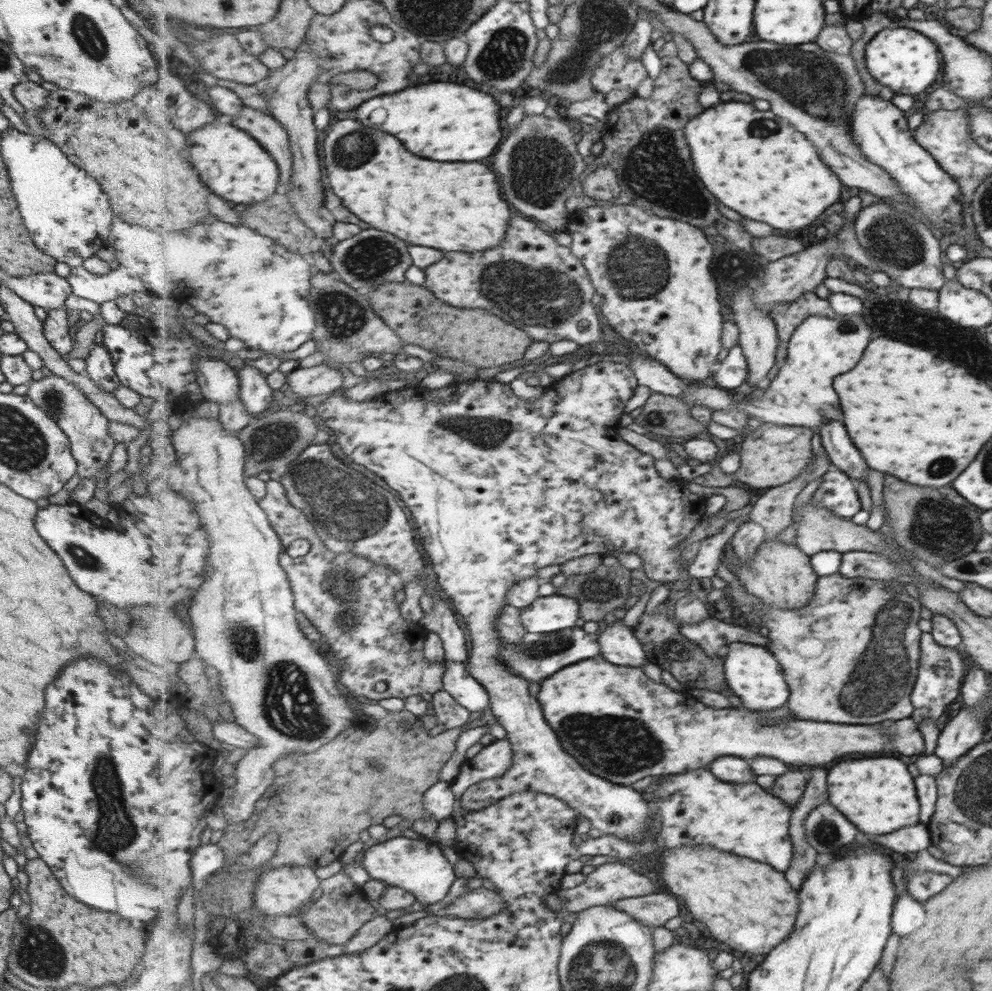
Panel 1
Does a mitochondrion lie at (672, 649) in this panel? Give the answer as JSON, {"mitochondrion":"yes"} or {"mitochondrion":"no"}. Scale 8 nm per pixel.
{"mitochondrion":"yes"}

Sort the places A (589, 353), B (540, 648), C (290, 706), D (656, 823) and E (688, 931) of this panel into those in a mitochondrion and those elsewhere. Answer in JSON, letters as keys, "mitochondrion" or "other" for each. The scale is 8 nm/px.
{"A":"other","B":"mitochondrion","C":"mitochondrion","D":"other","E":"other"}

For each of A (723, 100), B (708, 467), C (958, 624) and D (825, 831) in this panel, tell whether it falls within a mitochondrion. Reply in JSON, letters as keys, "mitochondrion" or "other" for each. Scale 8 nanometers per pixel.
{"A":"other","B":"other","C":"other","D":"mitochondrion"}

